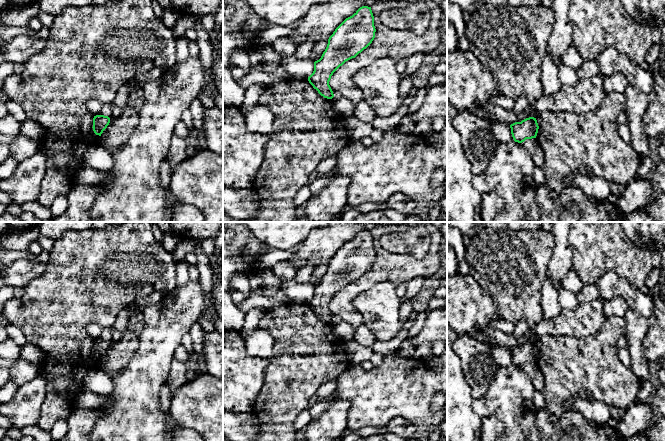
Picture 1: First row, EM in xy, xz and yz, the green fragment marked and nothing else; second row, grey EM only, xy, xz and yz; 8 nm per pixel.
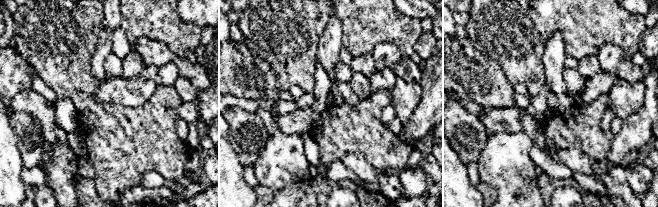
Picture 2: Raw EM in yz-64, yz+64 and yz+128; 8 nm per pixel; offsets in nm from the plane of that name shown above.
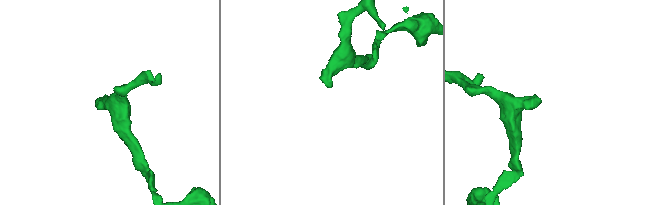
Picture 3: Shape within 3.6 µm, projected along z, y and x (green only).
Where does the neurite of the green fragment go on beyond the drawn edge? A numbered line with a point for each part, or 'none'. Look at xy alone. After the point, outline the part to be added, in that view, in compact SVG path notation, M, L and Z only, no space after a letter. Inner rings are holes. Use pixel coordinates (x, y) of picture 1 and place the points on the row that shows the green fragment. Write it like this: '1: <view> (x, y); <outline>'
1: xy (106, 110); M106 101L103 103L103 106L101 108L101 111L98 115L104 115L104 116L108 116L109 118L111 118L112 116L112 102Z

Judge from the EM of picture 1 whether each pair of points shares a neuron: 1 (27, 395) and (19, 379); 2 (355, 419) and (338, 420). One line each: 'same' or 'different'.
1: different
2: different

